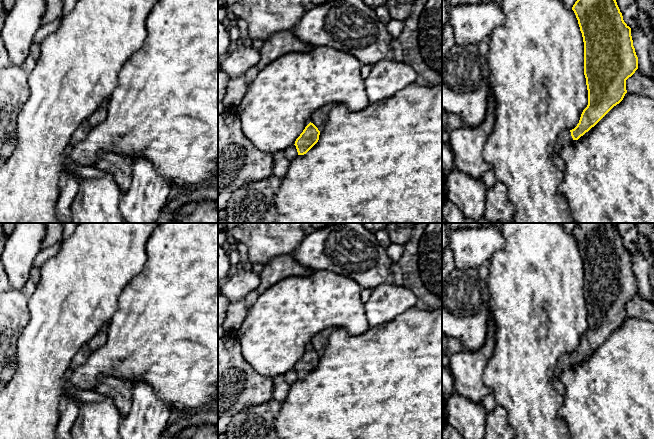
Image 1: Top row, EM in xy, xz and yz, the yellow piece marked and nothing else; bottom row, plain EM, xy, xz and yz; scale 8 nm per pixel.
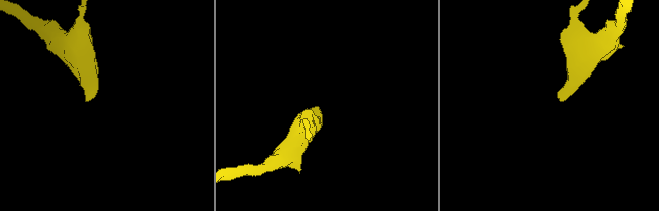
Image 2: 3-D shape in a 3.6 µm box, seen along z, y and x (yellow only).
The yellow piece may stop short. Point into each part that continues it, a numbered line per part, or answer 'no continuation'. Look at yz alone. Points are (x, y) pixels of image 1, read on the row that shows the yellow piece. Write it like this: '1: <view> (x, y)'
1: yz (565, 137)

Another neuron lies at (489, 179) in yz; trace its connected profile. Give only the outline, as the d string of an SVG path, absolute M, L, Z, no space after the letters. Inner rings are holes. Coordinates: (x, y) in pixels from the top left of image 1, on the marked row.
M490 169L487 171L484 176L482 177L482 181L485 184L486 188L489 189L495 185L497 182L496 176L494 174L494 171Z

